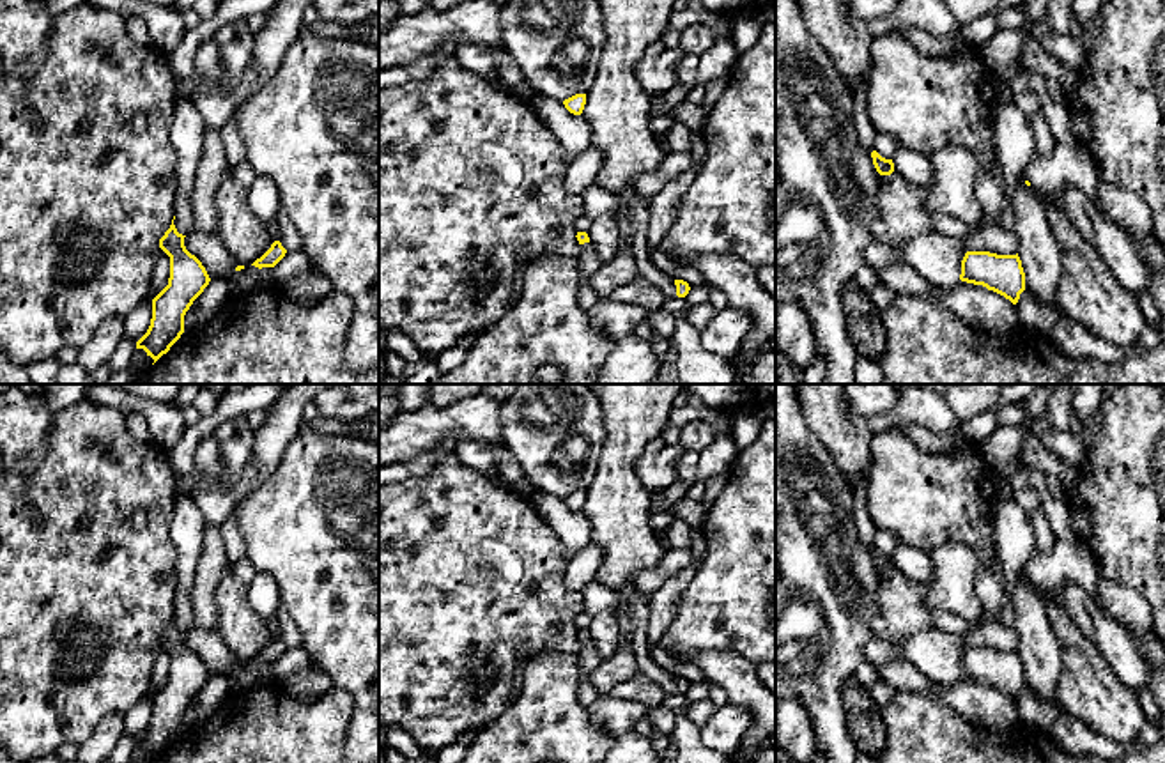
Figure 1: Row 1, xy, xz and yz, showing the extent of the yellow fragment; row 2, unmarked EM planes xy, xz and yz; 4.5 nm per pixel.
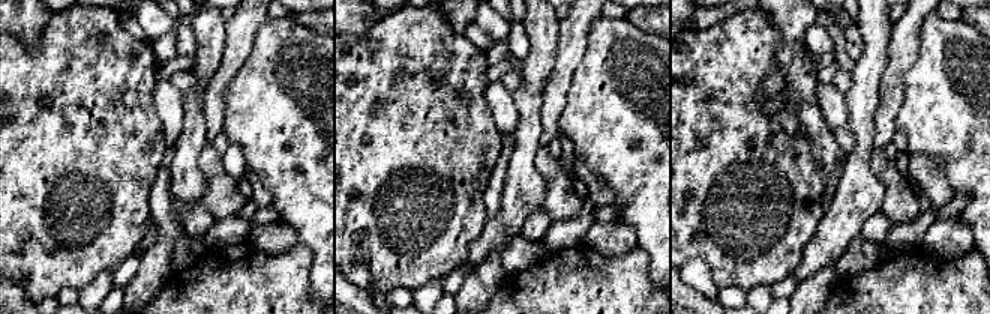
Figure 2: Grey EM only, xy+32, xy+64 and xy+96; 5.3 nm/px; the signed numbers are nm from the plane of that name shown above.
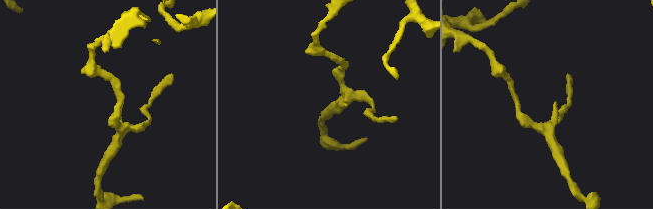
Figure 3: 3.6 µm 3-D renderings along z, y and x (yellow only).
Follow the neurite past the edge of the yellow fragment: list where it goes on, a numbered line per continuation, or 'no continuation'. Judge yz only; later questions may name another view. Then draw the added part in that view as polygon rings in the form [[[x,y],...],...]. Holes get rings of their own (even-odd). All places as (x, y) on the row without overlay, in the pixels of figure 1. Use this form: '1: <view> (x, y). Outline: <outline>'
1: yz (1066, 562). Outline: [[[1055,540],[1048,552],[1032,554],[1023,570],[1034,586],[1046,591],[1076,582],[1107,614],[1098,593],[1098,568],[1085,543]]]

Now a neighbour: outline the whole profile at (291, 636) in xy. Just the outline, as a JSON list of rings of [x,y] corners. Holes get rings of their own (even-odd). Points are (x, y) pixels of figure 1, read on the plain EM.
[[[280,605],[276,611],[276,620],[280,625],[280,639],[287,648],[301,648],[303,637],[301,630],[297,628],[294,618],[289,614],[289,611]]]

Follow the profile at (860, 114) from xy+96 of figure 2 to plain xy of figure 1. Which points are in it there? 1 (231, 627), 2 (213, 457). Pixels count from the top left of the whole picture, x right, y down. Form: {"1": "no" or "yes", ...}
{"1": "no", "2": "no"}

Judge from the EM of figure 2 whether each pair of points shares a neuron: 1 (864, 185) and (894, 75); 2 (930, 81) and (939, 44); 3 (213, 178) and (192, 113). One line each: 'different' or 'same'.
1: different
2: same
3: different

